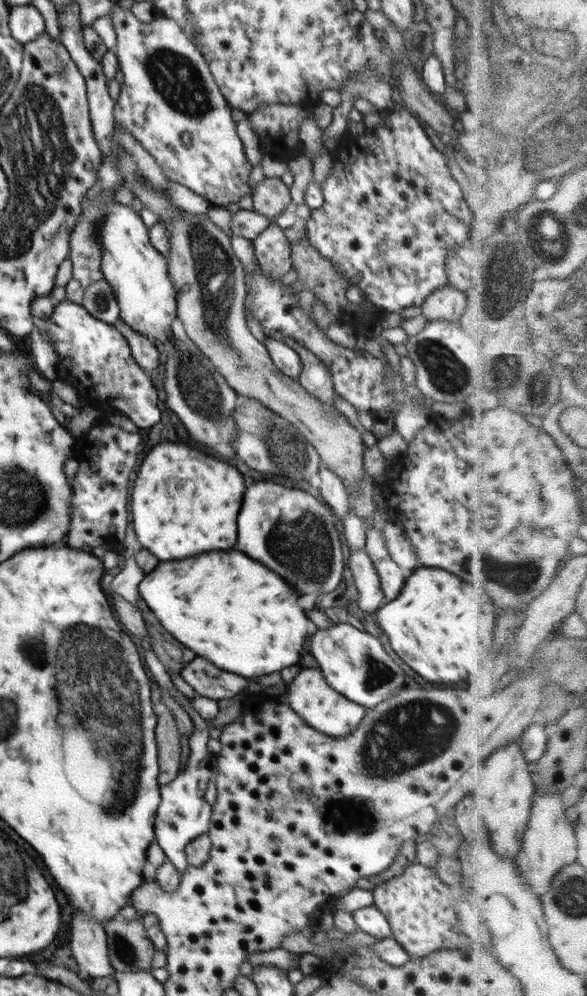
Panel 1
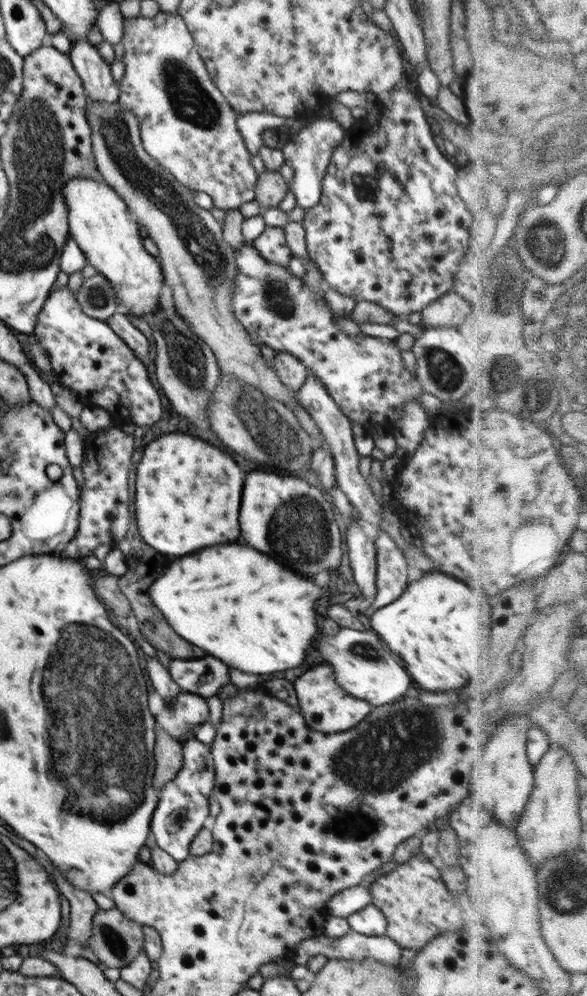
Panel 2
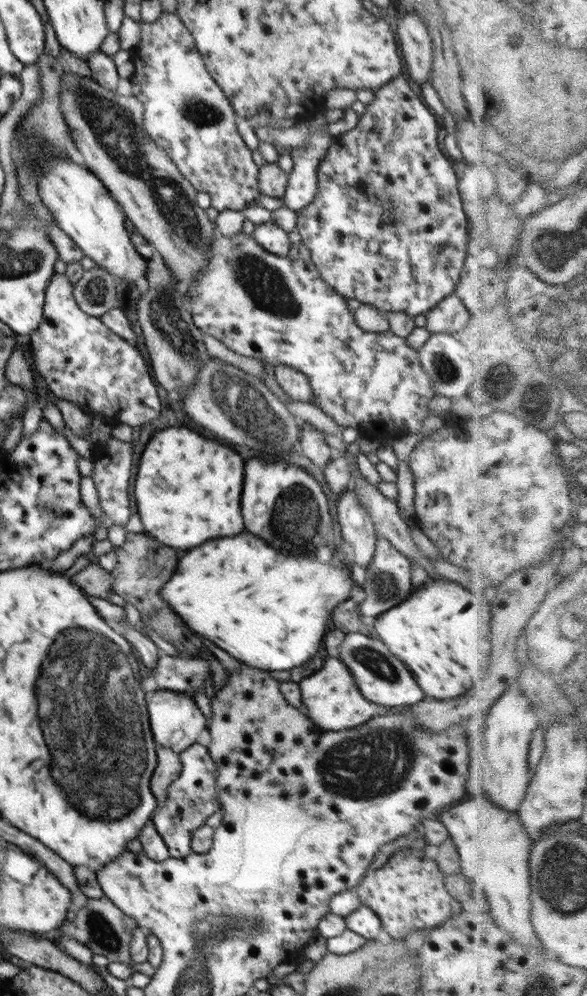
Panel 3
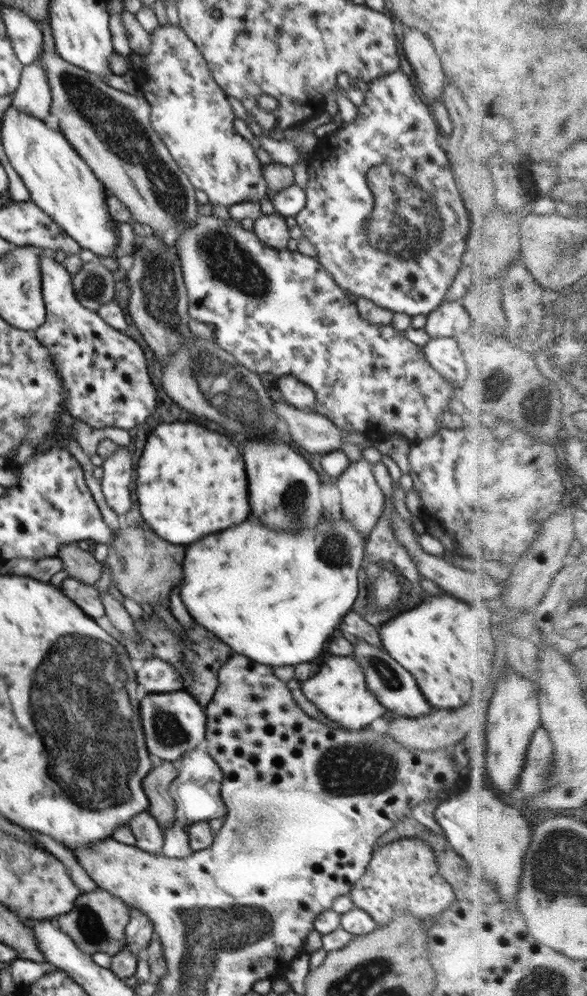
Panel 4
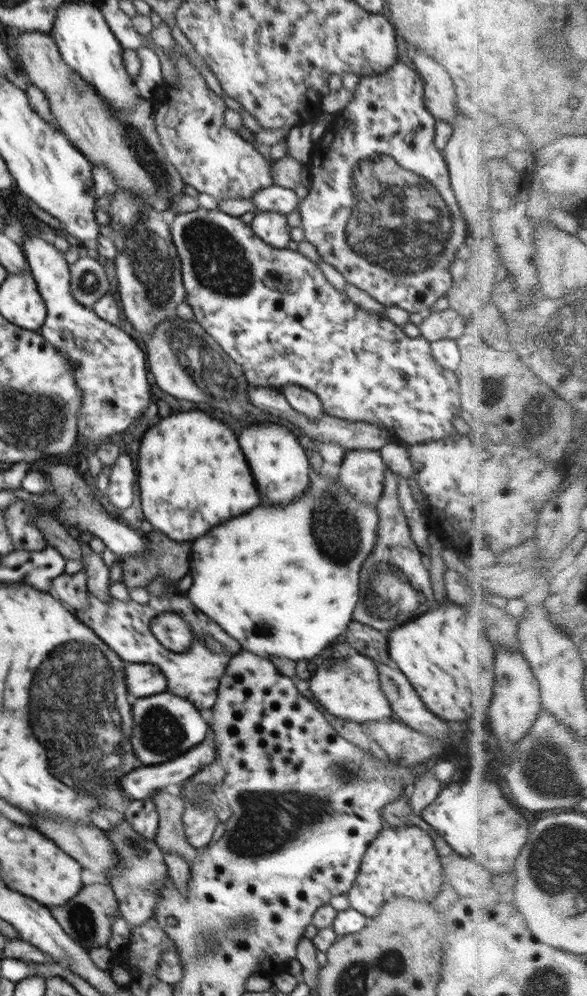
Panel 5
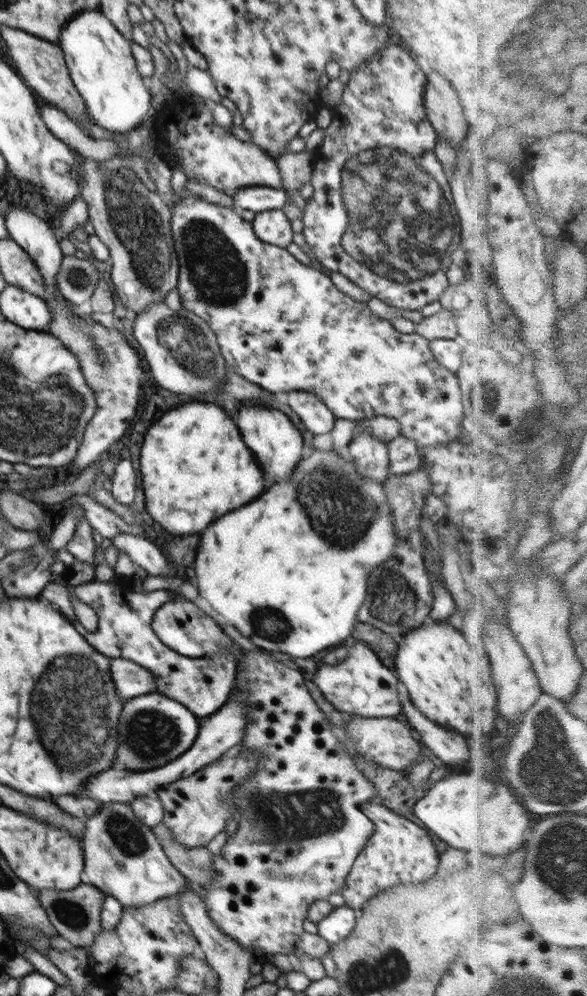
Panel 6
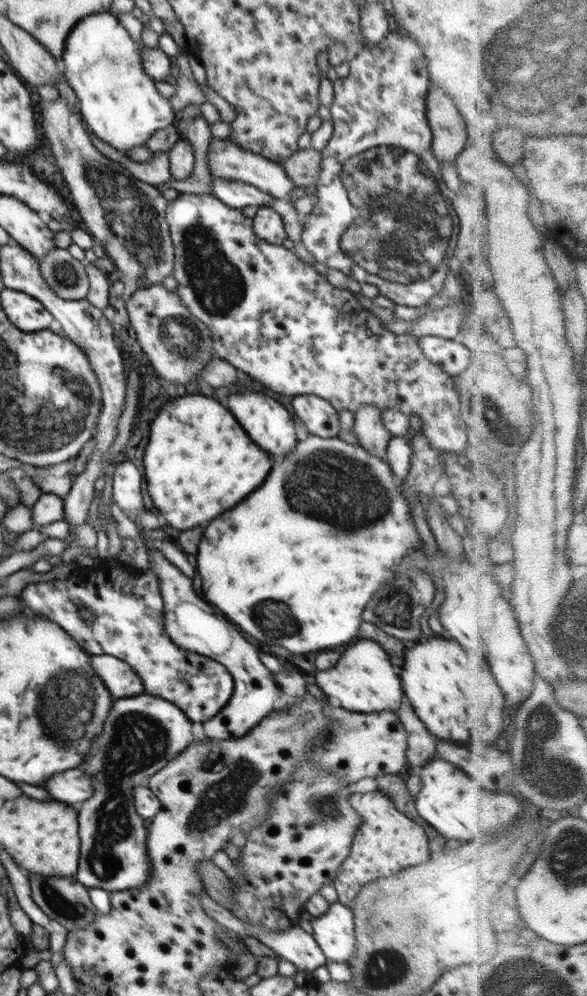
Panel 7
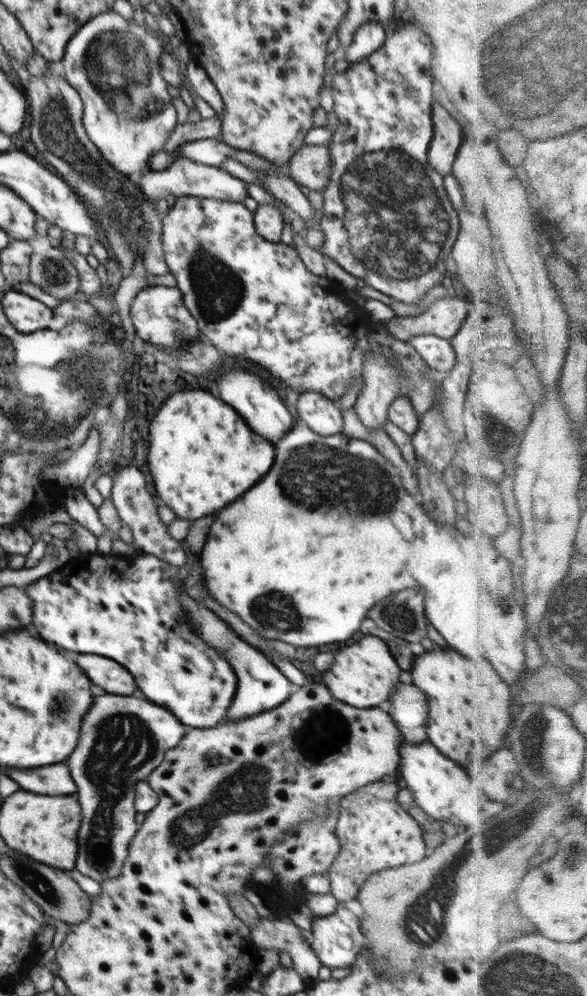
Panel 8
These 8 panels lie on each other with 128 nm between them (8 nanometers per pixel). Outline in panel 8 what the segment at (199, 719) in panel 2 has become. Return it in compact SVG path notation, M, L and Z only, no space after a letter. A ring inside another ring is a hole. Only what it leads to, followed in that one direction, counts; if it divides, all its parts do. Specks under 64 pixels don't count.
M94 694L92 706L82 720L78 746L66 762L78 786L82 809L75 864L81 874L100 884L119 876L130 840L138 831L134 787L138 781L146 780L164 759L166 750L178 745L185 734L184 724L170 710L144 696ZM144 746L146 752L142 752Z

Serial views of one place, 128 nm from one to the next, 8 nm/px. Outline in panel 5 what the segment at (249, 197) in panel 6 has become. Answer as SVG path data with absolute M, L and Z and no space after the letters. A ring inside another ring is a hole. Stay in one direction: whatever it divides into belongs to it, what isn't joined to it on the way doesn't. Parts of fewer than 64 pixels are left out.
M274 184L258 190L250 200L258 212L274 211L282 215L298 210L300 204L294 189Z

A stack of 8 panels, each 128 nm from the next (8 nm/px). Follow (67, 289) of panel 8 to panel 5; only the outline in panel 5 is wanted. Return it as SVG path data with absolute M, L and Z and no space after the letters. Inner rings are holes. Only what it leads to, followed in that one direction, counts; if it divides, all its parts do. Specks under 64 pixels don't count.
M80 257L69 268L70 294L76 302L90 306L110 292L107 270L96 259Z

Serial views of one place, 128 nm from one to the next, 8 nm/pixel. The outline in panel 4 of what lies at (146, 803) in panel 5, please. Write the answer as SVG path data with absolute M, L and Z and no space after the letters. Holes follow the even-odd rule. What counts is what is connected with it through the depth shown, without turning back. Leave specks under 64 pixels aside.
M144 809L144 811L134 815L128 821L128 826L136 838L135 845L140 850L151 854L151 852L163 847L164 835L162 834L162 828L148 810Z

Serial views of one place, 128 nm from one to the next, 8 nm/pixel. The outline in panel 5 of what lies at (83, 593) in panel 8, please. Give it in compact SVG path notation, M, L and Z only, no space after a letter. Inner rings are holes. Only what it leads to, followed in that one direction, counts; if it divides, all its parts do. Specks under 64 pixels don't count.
M165 590L160 596L150 596L147 604L139 604L132 599L128 601L118 600L112 595L108 601L98 599L96 595L88 591L88 602L90 605L86 609L74 610L76 616L80 618L80 622L84 622L88 628L92 628L94 634L100 640L104 640L104 644L108 644L123 661L158 666L161 674L166 678L166 684L168 684L166 692L172 692L180 698L190 700L196 706L196 710L210 710L216 704L220 681L224 677L230 658L235 654L229 649L228 642L238 644L238 641L230 638L226 631L220 628L220 625L216 626L216 622L212 622L212 619L204 618L204 613L200 612L200 609L196 610L186 595L174 595ZM170 611L182 615L190 623L190 629L194 633L192 646L186 654L168 650L152 634L150 621L160 613ZM204 632L214 632L214 638L218 638L214 650L210 650L204 641Z

